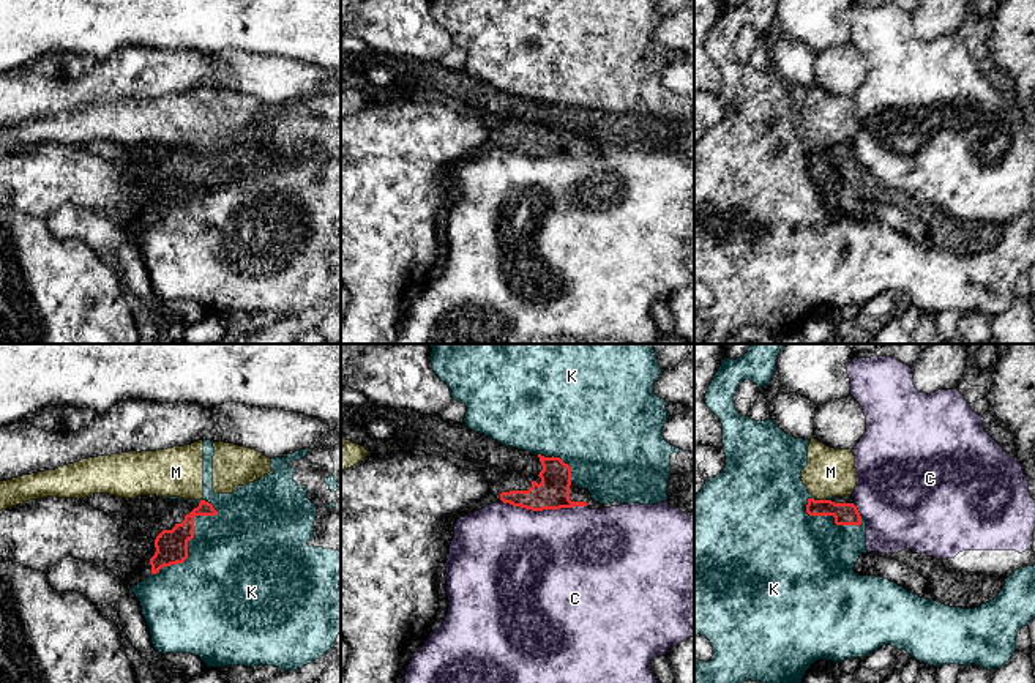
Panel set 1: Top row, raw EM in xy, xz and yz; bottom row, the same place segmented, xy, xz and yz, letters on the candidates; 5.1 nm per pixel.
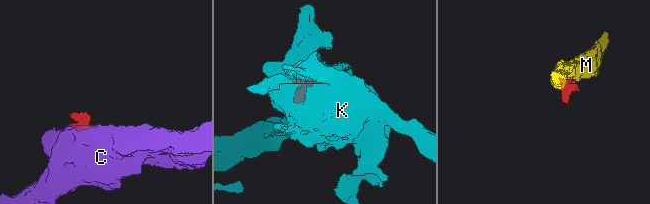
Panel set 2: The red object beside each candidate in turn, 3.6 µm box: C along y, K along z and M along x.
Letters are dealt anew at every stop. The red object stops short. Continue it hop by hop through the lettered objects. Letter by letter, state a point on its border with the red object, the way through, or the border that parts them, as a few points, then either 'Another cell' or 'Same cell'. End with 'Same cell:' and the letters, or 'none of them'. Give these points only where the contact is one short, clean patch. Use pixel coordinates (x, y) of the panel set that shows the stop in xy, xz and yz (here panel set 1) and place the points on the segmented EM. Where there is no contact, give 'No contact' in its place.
C: Touches red at xz (552, 508). Boundary: xz (584, 505), (559, 510), (521, 508). Another cell
K: Touches red at xy (190, 538). Another cell
M: Touches red at yz (822, 500). Boundary: yz (818, 499), (825, 500). Another cell
Same cell: none of them

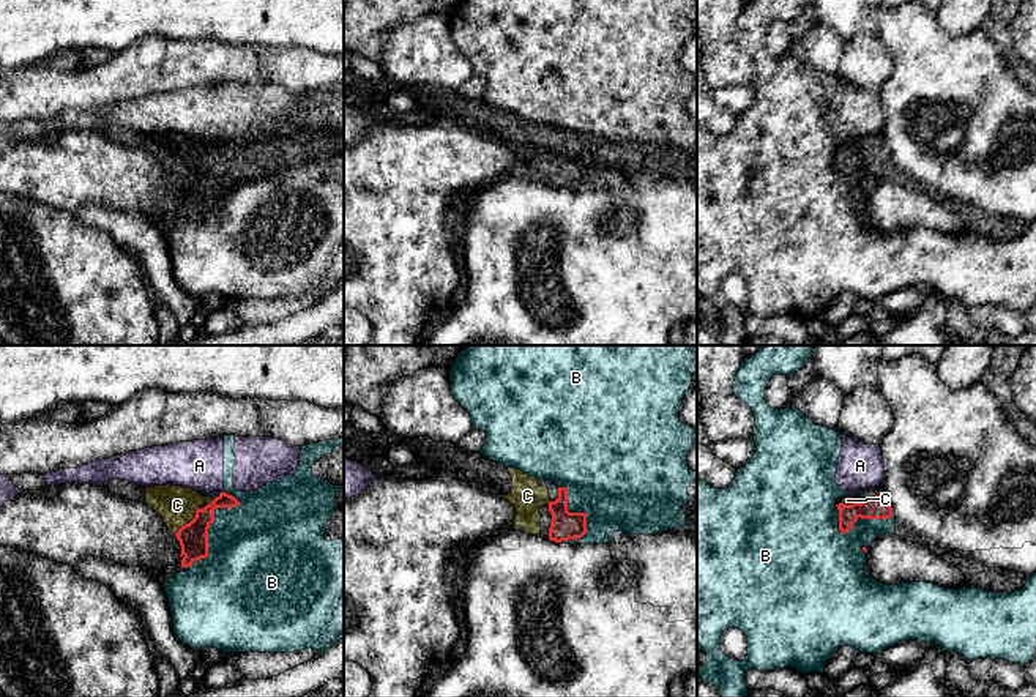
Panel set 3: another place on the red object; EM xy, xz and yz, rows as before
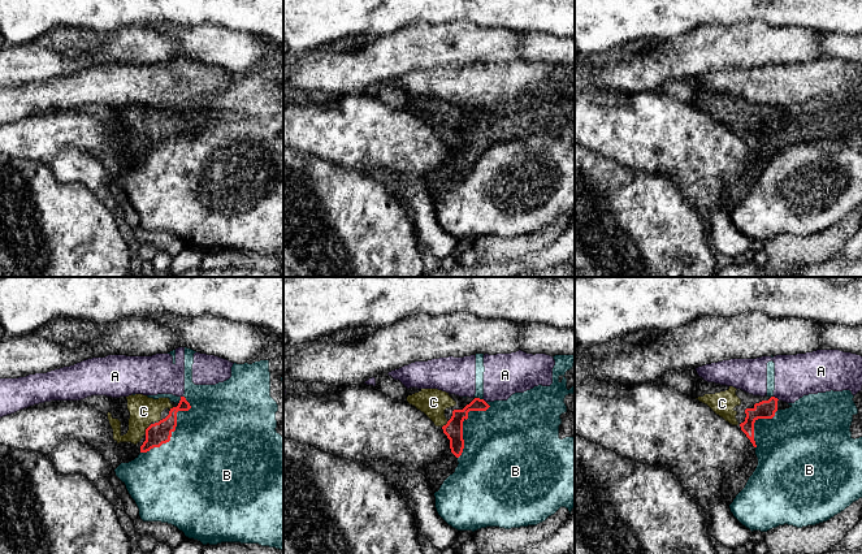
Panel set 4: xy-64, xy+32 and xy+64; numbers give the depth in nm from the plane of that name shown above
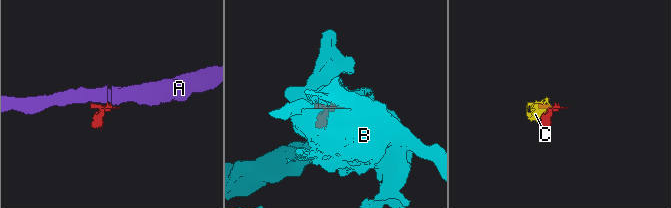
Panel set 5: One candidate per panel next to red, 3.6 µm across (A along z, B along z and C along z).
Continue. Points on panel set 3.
A: Touches red at xy (221, 492). Boundary: xy (223, 491), (219, 494). Another cell
B: Touches red at xy (208, 527). Another cell
C: Touches red at xy (191, 521). Path across: xy (193, 536), (191, 521), (177, 505). Same cell
Same cell: C

